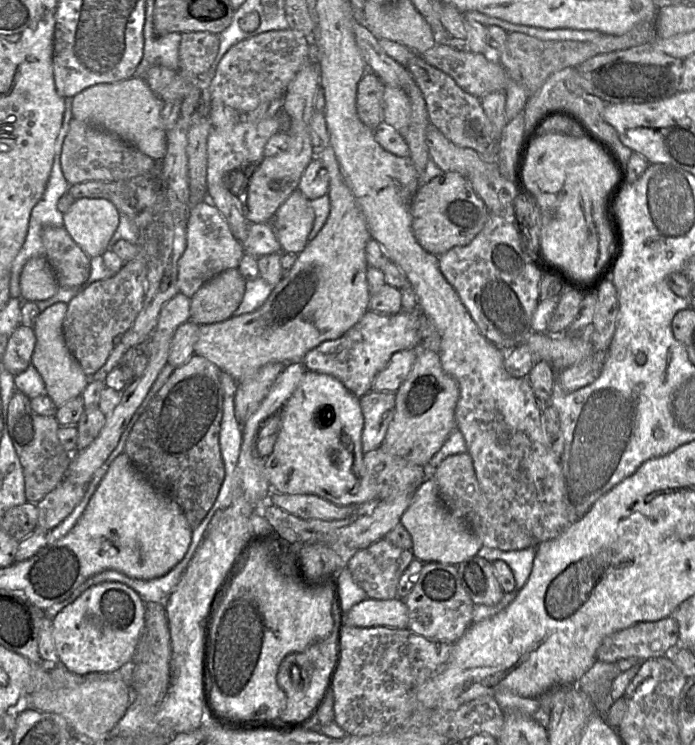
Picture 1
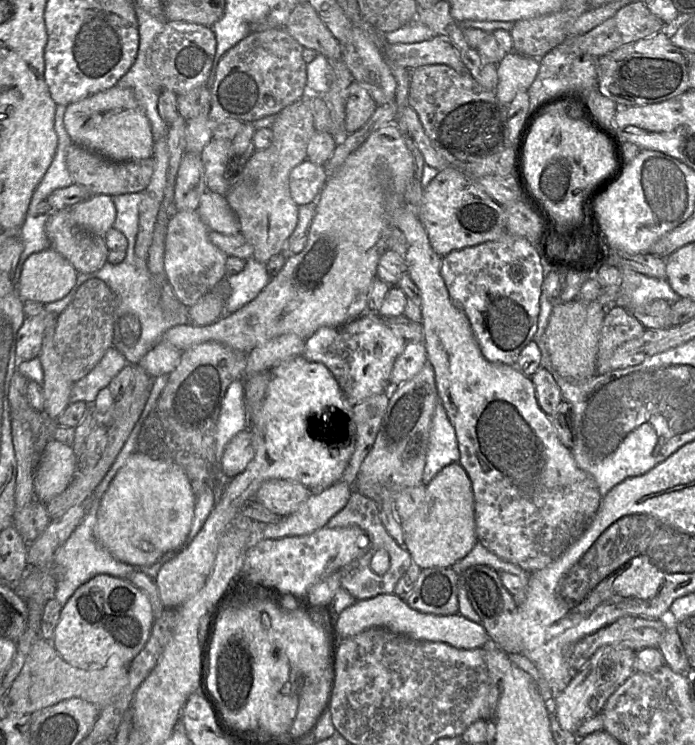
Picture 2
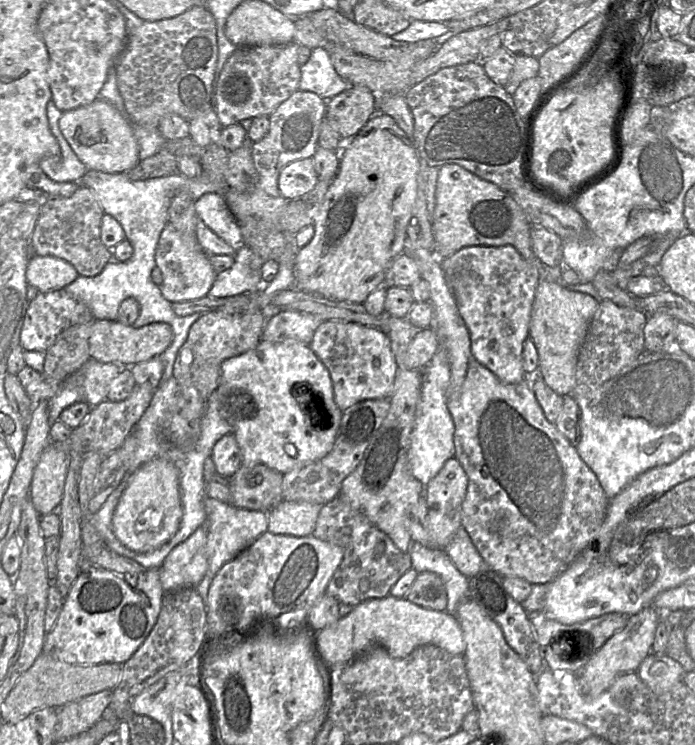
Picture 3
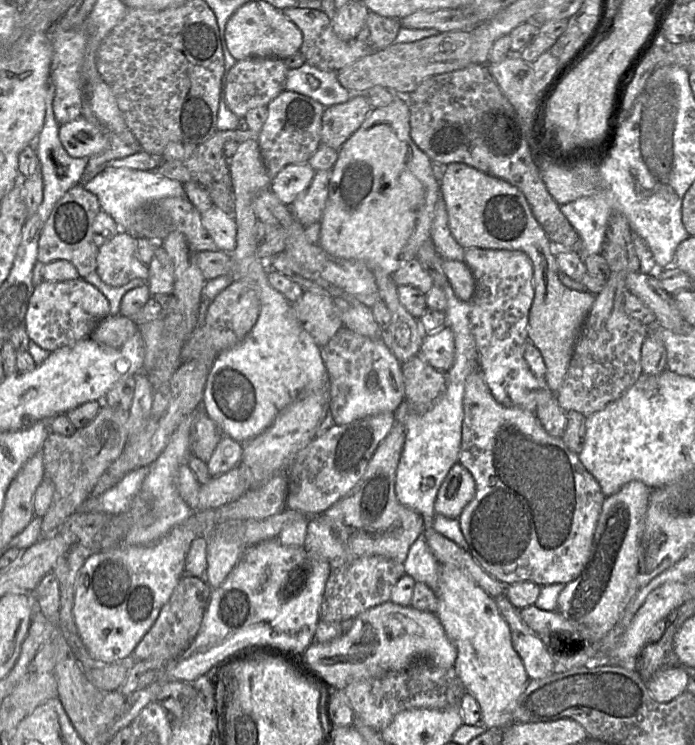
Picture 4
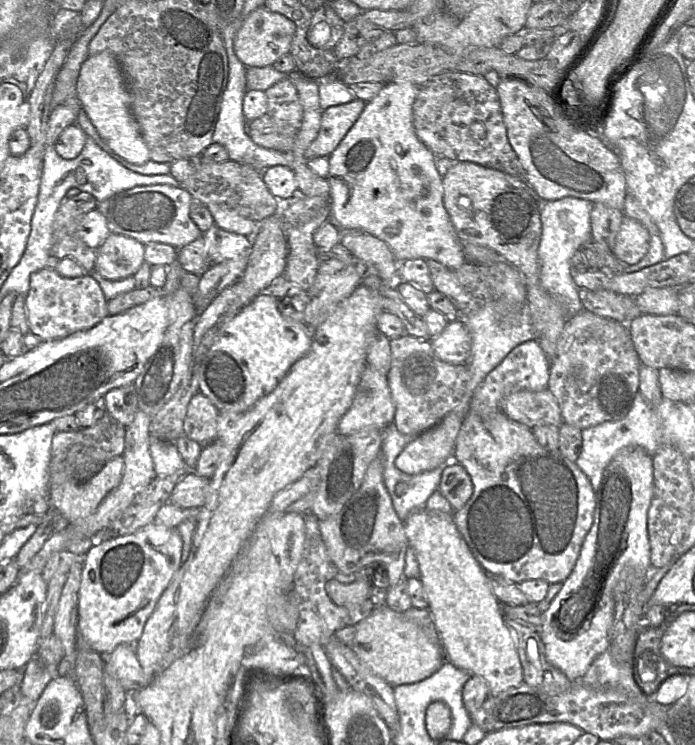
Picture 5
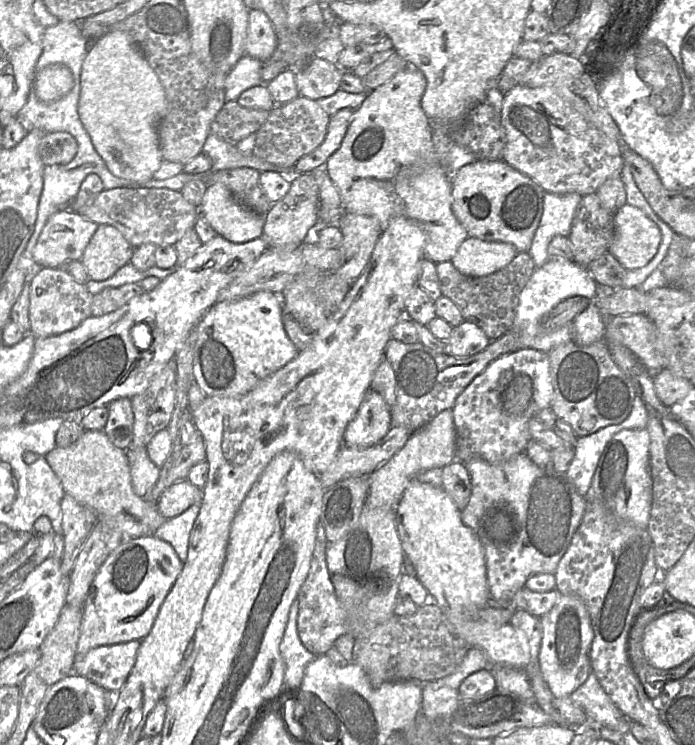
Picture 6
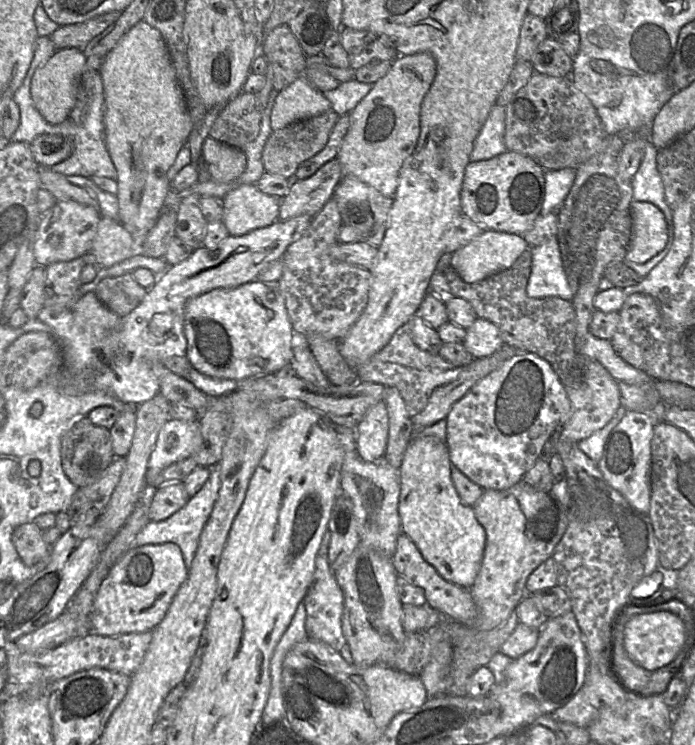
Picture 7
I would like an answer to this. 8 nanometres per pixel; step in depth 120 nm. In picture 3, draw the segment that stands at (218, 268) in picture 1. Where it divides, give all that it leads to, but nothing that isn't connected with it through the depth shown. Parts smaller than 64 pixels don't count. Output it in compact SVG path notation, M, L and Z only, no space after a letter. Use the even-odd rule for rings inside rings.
M169 222L160 235L155 262L163 277L159 285L160 291L170 302L198 300L208 296L217 276L210 263L209 255L202 250L197 241L196 233L184 234L176 230Z

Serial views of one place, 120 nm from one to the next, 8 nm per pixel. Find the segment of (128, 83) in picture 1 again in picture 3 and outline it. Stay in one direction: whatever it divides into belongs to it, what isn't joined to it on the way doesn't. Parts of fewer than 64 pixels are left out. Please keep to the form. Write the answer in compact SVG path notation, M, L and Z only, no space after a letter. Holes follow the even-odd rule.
M103 99L63 112L59 127L79 160L90 170L122 173L140 160L133 124L124 112Z

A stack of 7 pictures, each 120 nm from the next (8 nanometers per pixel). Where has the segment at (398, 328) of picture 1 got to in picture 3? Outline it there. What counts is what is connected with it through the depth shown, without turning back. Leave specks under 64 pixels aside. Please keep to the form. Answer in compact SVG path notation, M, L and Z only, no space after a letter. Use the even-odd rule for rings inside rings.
M326 320L316 329L309 347L329 371L334 401L342 412L361 401L392 395L398 366L384 331L350 321Z

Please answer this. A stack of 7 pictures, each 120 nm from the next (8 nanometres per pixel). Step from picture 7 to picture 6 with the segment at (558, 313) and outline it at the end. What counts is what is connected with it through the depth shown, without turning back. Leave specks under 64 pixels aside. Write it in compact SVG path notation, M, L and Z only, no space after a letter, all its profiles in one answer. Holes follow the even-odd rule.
M528 251L518 253L504 268L481 277L461 273L451 261L436 264L442 294L453 299L465 319L478 323L491 341L503 336L512 328L520 293L535 269Z

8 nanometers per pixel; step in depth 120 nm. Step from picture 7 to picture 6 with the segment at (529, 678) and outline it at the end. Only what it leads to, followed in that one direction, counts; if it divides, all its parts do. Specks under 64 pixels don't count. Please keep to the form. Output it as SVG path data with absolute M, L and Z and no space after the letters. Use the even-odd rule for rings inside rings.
M561 595L553 608L540 618L542 623L539 652L541 673L556 697L570 697L591 672L589 653L594 633L588 611L580 599Z

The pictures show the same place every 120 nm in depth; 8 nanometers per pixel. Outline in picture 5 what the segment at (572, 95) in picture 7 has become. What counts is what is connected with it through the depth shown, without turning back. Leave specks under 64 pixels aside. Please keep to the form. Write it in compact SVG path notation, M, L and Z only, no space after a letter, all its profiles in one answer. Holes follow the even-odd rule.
M501 78L496 88L510 145L526 172L527 183L541 200L574 197L623 210L627 184L614 150L595 134L573 126L560 112L549 93L516 78Z

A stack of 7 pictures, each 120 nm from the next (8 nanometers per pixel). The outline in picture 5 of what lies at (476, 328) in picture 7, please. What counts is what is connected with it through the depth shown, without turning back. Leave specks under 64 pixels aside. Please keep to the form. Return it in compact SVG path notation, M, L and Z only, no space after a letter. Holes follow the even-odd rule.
M461 320L449 322L444 331L428 340L436 356L450 364L464 364L471 352L471 335Z

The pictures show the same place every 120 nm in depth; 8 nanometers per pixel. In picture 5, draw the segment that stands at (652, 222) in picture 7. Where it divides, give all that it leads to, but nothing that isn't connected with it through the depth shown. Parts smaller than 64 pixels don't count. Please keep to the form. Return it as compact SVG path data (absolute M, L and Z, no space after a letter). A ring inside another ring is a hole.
M626 217L616 235L613 254L624 265L637 264L648 252L650 234L638 220Z

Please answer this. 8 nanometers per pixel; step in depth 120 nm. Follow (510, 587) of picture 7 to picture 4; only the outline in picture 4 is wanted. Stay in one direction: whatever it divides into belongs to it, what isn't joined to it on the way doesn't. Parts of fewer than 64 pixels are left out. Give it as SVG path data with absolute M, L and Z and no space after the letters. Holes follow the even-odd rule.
M479 369L472 372L466 378L463 411L464 416L458 461L473 476L475 495L461 511L458 521L471 556L486 572L504 585L525 581L544 586L556 583L566 584L574 580L588 559L595 527L605 499L605 495L601 491L597 480L583 466L578 455L571 451L561 438L550 436L545 431L535 412L520 407L506 407L498 403L491 394Z

